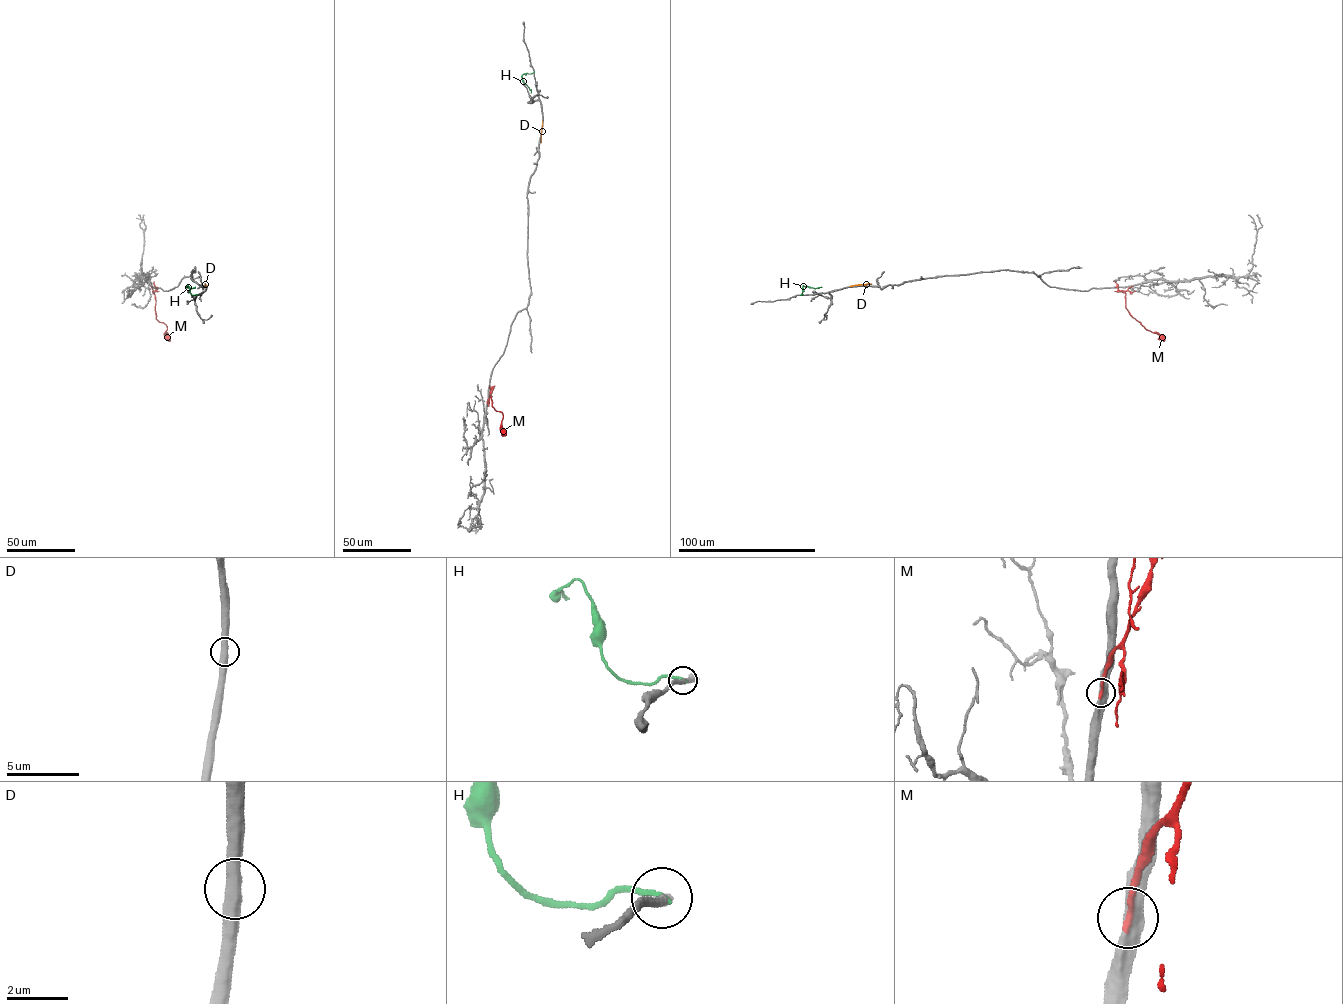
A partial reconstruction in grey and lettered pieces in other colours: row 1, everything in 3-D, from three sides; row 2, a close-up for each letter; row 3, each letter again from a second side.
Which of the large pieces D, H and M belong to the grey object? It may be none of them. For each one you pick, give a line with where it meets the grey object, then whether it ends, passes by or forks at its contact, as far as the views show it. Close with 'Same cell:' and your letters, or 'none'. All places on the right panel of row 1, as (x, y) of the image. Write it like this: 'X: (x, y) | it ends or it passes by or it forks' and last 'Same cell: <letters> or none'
M: (1132, 286) | it ends
Same cell: M

